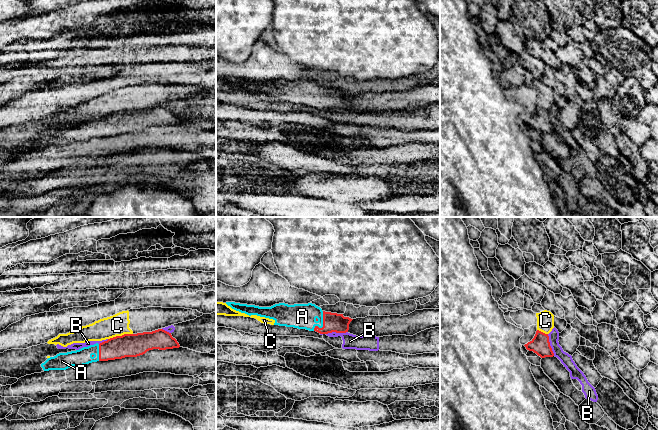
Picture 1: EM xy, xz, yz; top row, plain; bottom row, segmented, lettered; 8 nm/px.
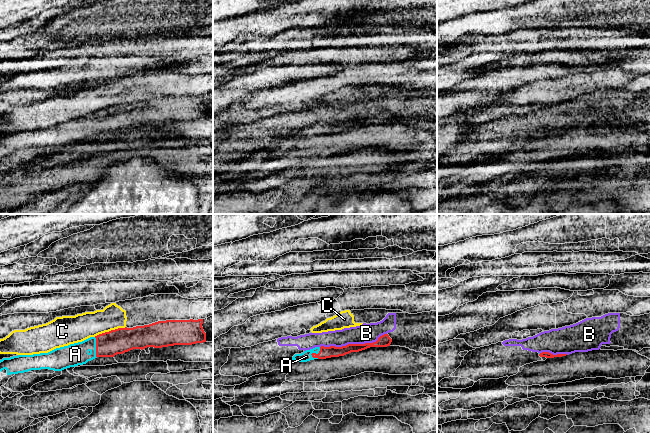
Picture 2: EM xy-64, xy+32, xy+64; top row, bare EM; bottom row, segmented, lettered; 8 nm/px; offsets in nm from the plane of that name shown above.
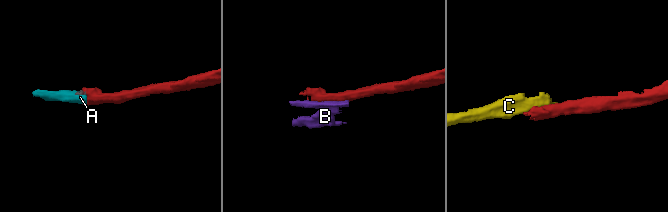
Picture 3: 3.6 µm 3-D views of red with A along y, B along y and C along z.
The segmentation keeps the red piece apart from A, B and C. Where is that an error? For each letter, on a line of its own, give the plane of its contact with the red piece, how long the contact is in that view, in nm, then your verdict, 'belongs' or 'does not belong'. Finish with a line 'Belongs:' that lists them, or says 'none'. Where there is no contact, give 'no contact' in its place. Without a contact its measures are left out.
A: xz | 180 nm | belongs
B: xz | 180 nm | does not belong
C: xy | 200 nm | does not belong
Belongs: A

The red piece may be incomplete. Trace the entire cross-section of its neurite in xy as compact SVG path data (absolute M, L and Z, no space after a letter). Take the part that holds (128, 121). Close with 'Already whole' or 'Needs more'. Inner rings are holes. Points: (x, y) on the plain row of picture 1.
M158 105L152 108L124 110L96 119L76 127L59 129L48 134L41 143L44 147L66 146L72 142L83 142L97 137L137 133L149 126L173 125L180 121L171 109Z. Needs more

